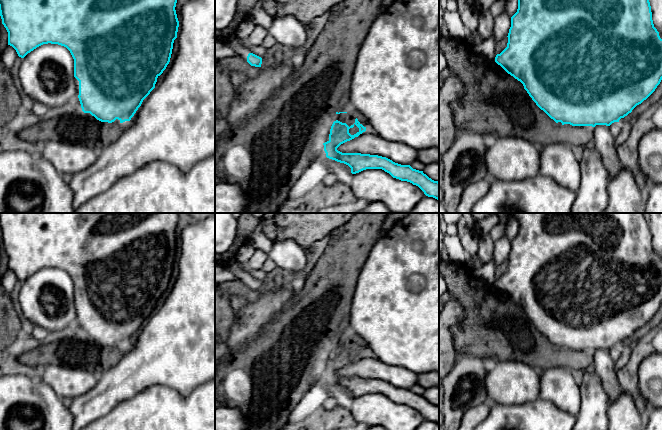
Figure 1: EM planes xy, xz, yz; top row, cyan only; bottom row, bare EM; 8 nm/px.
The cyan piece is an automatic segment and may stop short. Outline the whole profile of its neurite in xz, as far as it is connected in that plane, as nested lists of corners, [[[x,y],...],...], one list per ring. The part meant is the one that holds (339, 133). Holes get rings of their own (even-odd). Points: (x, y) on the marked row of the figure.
[[[357,118],[355,119],[355,123],[350,127],[346,123],[342,123],[338,120],[334,121],[330,129],[329,140],[323,143],[326,157],[348,165],[351,168],[352,174],[359,173],[366,169],[382,169],[385,172],[389,173],[393,178],[399,179],[401,181],[407,181],[412,183],[413,185],[418,186],[426,196],[433,197],[439,200],[439,182],[429,178],[426,174],[423,173],[423,171],[413,169],[410,165],[401,165],[395,163],[386,157],[382,157],[378,155],[361,154],[361,153],[342,153],[337,150],[337,148],[341,144],[350,141],[355,137],[358,137],[360,134],[362,134],[365,131],[366,131],[366,127],[364,127],[358,121]],[[355,125],[359,128],[359,131],[356,134],[351,135],[349,133],[349,129],[353,128]]]

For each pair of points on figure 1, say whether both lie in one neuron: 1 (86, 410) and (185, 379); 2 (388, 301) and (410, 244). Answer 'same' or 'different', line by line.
1: same
2: same

